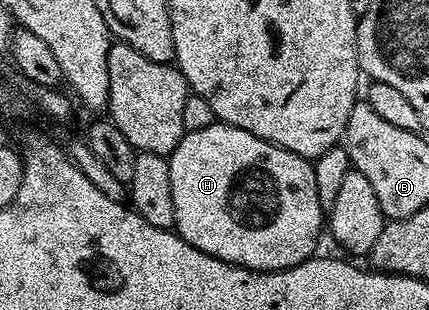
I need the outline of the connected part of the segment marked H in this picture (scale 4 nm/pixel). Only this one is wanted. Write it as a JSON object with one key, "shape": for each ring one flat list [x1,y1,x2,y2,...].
{"shape":[[214,121,208,128,200,128,200,132,185,133,176,144,176,148,168,155,170,175,172,176,172,204,176,207,174,230,192,248,204,252,208,256,216,256,234,266,243,266,249,270,265,272,268,270,287,270,296,264,306,262,315,257,318,237,324,234,324,208,320,204,320,196,316,196,316,172,311,159,302,158,296,152,288,152,268,140,260,140,260,136,252,136,252,132,244,132,244,128,230,126,227,122]]}

